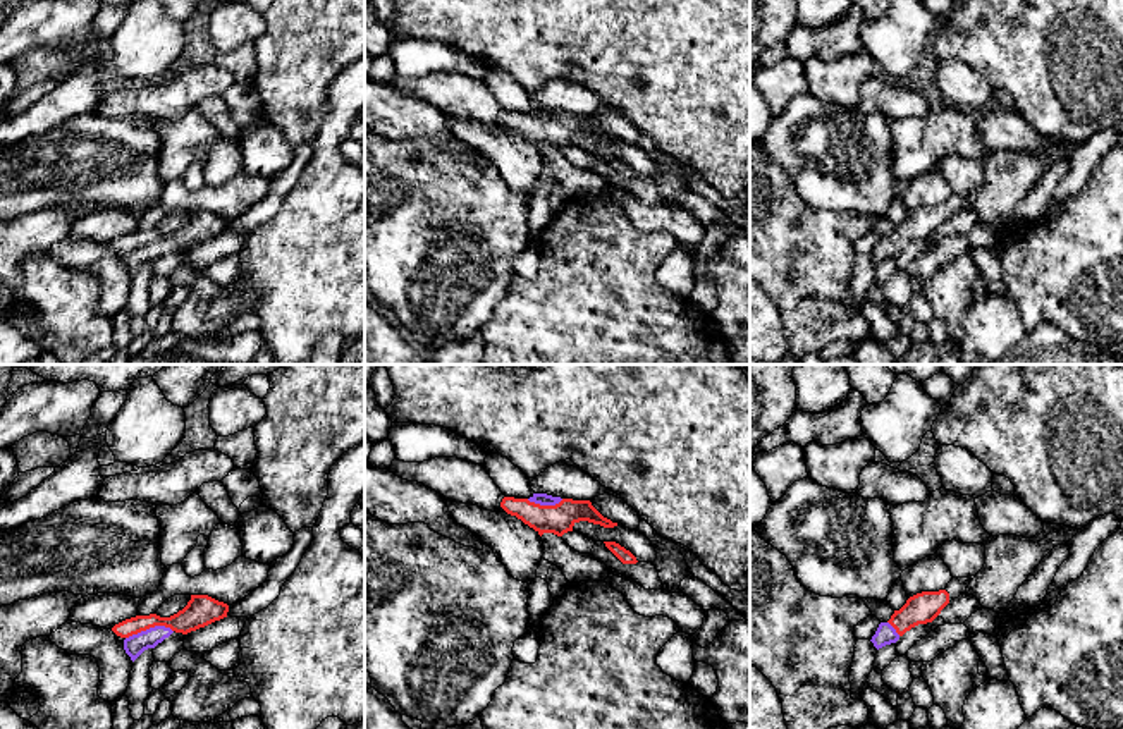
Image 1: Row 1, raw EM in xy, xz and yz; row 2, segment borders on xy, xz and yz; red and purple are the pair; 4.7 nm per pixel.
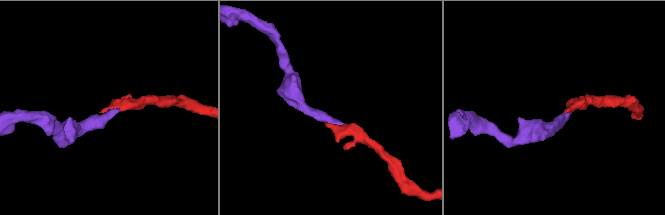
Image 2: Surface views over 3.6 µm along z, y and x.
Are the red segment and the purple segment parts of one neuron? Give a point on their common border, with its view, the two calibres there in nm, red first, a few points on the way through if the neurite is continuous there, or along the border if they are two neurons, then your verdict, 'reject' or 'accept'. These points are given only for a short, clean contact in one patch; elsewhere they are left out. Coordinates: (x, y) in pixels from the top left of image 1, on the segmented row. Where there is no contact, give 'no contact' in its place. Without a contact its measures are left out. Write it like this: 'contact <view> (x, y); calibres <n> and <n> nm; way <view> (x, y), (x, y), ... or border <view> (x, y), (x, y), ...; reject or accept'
contact xy (148, 628); calibres 140 and 100 nm; way xy (198, 612), (181, 623), (148, 628), (135, 645); accept

